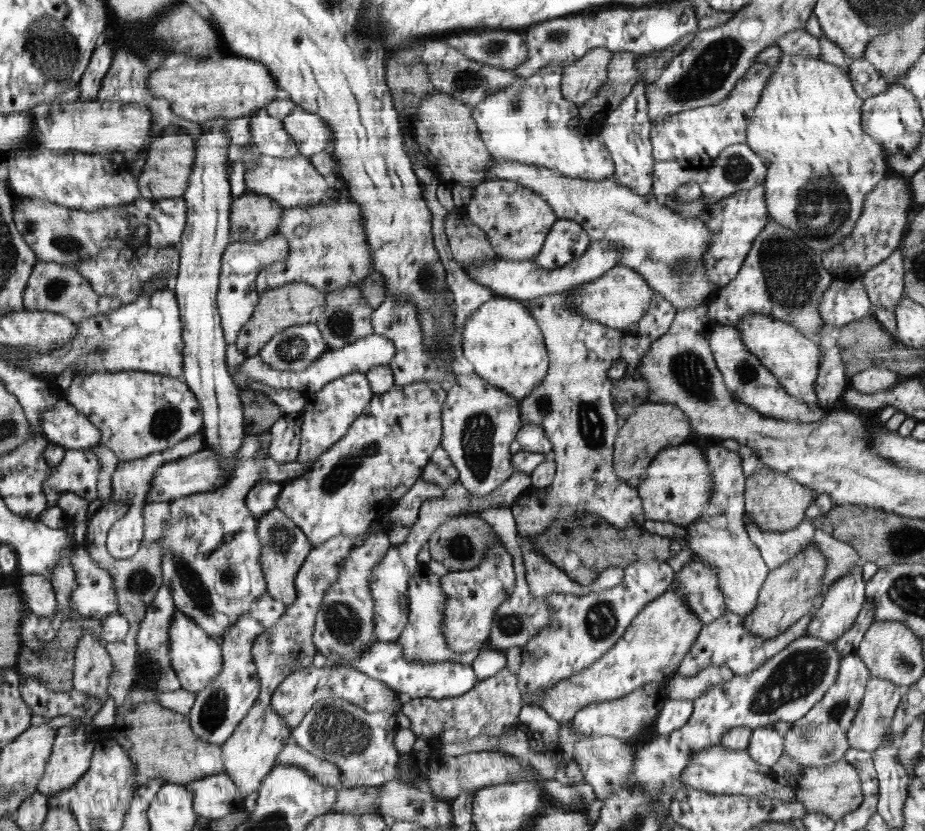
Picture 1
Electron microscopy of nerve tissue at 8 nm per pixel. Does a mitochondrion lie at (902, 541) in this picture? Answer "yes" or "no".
yes

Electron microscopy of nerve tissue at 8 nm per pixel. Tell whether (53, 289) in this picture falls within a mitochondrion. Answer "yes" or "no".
yes

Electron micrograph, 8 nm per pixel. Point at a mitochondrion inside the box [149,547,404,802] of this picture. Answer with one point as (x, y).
(333, 730)

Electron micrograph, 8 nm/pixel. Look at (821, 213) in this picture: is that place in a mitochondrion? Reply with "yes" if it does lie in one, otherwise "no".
yes

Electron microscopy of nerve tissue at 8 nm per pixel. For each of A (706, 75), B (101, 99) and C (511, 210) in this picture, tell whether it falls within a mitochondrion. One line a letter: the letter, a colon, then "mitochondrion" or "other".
A: mitochondrion
B: other
C: mitochondrion

